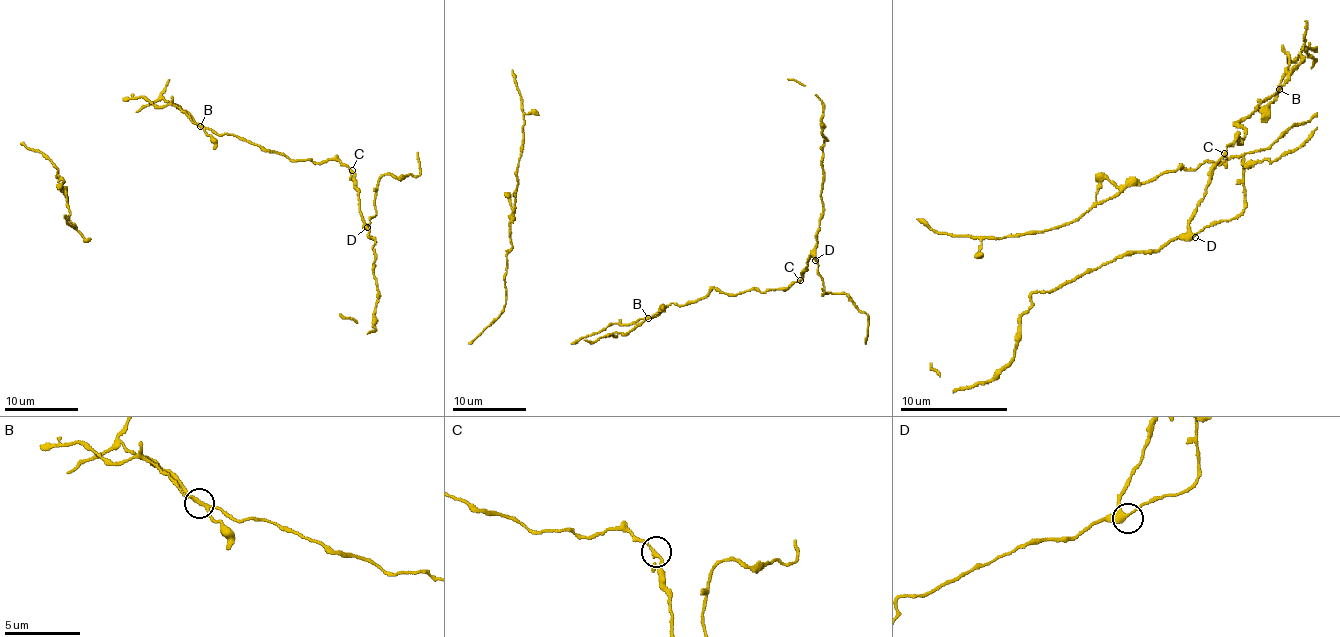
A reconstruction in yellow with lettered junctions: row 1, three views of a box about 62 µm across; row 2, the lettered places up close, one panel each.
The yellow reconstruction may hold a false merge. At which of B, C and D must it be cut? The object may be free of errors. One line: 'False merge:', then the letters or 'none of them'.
False merge: B

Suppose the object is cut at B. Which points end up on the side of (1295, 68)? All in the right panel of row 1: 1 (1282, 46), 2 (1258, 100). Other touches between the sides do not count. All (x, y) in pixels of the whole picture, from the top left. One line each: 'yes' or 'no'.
1: no
2: no

